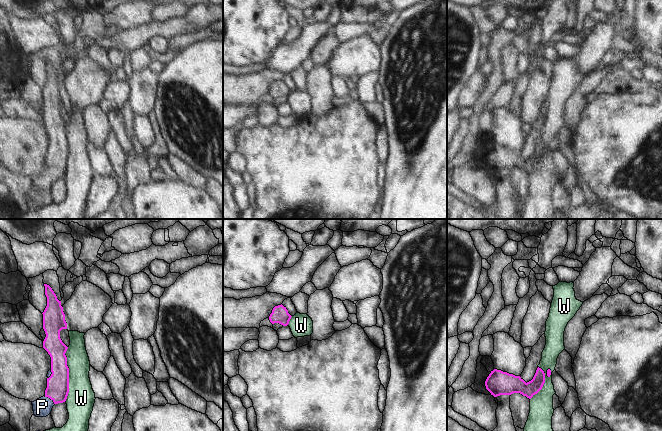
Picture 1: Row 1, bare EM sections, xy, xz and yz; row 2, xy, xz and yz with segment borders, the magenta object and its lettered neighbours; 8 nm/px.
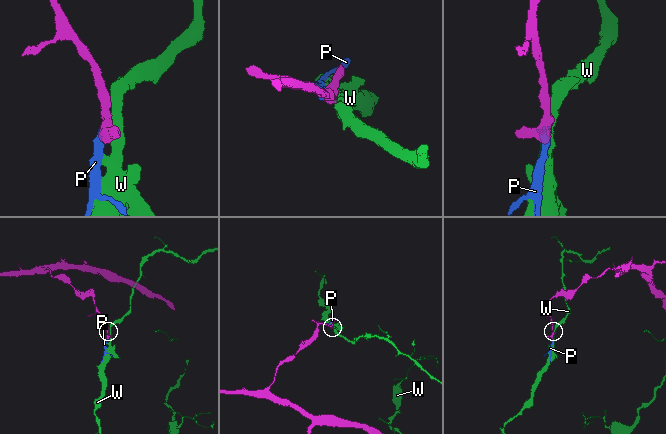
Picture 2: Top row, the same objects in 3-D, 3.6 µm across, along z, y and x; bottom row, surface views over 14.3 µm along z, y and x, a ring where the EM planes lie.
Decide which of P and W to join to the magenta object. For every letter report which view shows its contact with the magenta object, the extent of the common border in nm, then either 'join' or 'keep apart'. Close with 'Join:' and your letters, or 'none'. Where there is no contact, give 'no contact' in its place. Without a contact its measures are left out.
P: xy | 110 nm | join
W: xy | 440 nm | keep apart
Join: P

